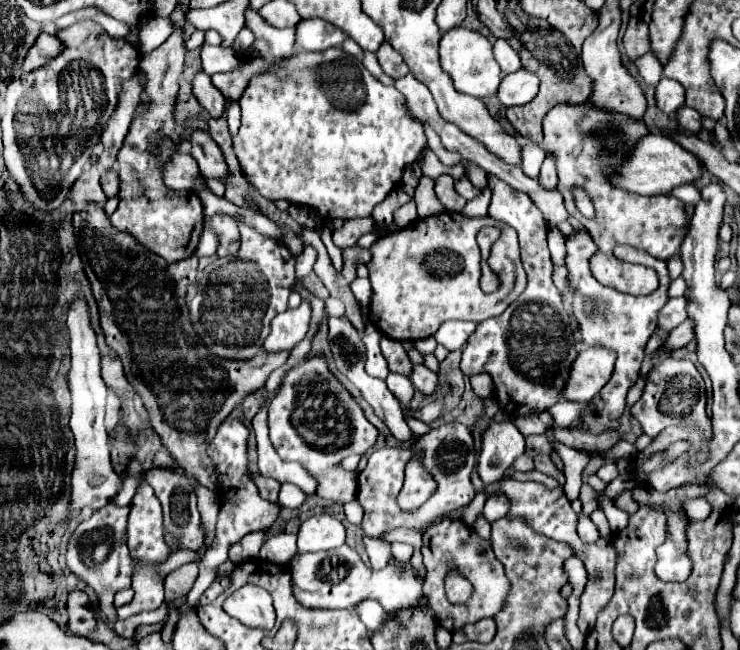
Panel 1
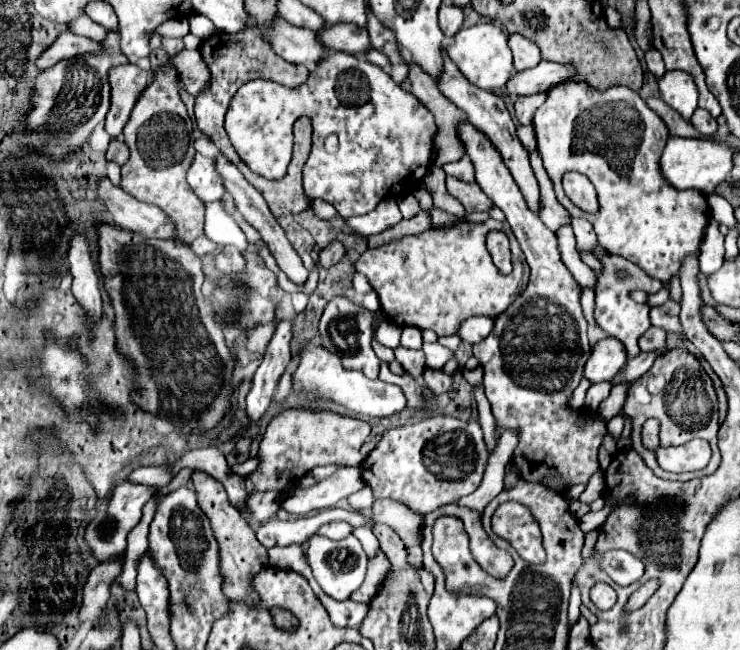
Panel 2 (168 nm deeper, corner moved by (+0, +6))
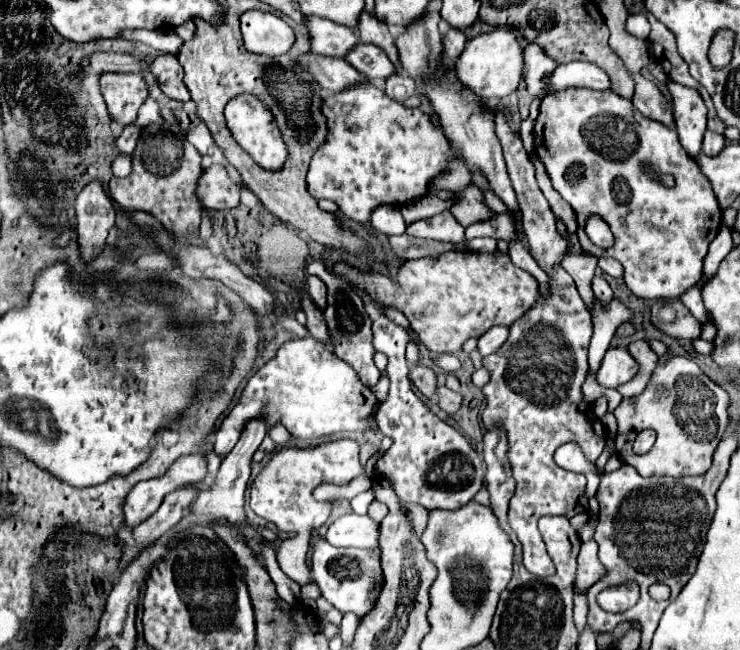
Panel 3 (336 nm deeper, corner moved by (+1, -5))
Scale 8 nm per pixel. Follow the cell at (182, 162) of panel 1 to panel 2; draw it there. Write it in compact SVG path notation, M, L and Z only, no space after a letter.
M196 153L194 155L194 161L188 169L188 185L192 187L192 191L204 201L204 203L210 203L210 201L220 201L222 193L224 193L224 185L222 185L222 179L220 175L216 173L214 169L214 161Z

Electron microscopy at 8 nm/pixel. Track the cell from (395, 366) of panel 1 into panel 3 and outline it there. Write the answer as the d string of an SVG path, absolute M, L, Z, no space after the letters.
M415 366L415 368L411 368L409 378L423 396L427 396L427 398L435 396L435 392L437 392L437 376L435 376L435 372L431 368Z

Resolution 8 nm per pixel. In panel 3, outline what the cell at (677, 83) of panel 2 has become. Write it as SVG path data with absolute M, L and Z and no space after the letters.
M669 82L669 92L673 96L673 116L681 146L689 156L699 156L703 134L707 130L707 106L693 88Z

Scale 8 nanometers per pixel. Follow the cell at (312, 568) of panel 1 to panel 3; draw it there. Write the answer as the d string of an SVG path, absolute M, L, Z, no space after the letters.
M327 540L315 542L313 552L313 580L319 584L323 596L341 612L353 612L357 618L363 618L377 600L375 582L381 572L379 550L359 550L359 548L337 548L327 544Z

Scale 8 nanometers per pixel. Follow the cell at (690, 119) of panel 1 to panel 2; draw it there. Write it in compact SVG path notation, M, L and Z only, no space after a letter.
M696 109L694 111L694 115L690 117L690 123L702 133L702 135L712 135L714 131L716 131L716 127L718 127L718 123L716 123L716 119L706 111L706 109Z

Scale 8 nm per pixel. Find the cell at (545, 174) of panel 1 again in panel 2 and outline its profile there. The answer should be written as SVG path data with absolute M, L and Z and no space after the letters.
M538 153L530 155L530 163L532 163L532 169L534 169L534 175L538 179L538 185L540 185L540 219L544 221L544 225L552 231L556 231L560 225L568 223L568 211L558 203L556 195L554 195L554 189L552 189L552 181L542 165L542 157Z

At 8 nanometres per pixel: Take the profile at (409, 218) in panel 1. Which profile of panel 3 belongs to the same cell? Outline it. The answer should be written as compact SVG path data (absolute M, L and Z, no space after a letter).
M445 210L443 214L431 216L427 220L417 220L415 224L407 226L407 234L411 236L431 238L431 240L441 240L441 242L451 242L451 244L459 244L459 240L465 240L463 232L465 228L453 218L449 210Z

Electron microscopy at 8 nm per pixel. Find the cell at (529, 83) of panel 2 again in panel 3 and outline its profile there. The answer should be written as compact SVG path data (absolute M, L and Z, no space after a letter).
M569 62L561 64L551 76L551 86L547 92L557 92L561 88L593 88L593 90L611 90L609 76L591 62Z

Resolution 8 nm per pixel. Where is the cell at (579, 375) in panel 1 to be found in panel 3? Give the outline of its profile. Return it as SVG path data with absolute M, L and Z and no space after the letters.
M609 348L597 372L597 380L607 388L617 388L635 378L639 368L639 362L629 354L627 348Z

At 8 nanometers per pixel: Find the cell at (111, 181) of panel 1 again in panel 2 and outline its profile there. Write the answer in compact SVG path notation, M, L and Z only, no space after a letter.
M112 139L110 147L106 151L106 159L114 161L118 165L124 165L128 161L128 147L126 147L126 143L122 139Z

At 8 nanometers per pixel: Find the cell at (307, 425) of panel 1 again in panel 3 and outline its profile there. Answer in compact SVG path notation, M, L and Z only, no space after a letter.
M335 440L335 442L327 442L317 448L307 448L307 450L283 448L271 458L271 462L253 480L251 510L257 516L273 522L279 530L293 530L296 534L293 541L283 541L283 554L279 554L277 560L279 560L281 570L297 584L305 586L309 582L309 568L305 561L311 541L311 530L325 524L325 520L331 514L331 504L319 504L313 498L313 490L319 484L347 484L361 472L363 472L363 466L359 462L357 442Z

